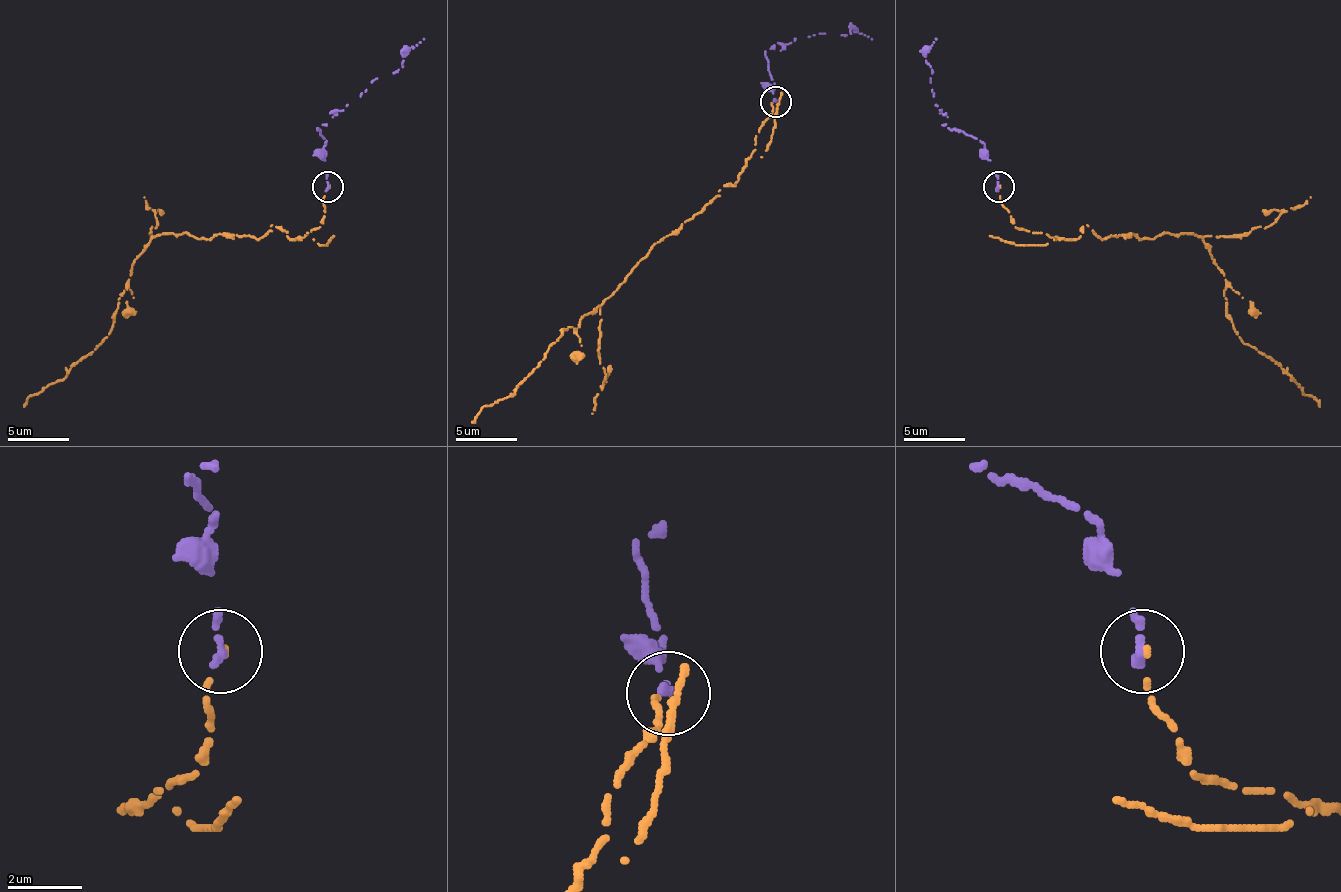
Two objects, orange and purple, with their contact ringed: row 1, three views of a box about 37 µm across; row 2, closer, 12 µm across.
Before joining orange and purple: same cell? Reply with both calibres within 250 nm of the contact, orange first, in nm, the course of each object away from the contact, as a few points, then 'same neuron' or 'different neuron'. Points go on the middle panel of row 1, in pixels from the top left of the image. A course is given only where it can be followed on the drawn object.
100 nm thick on the orange side, 280 nm on the other; orange runs (777, 104), (736, 181), (662, 236), (576, 329), (570, 326), (557, 338), (517, 391), (483, 406), (471, 422); purple runs (777, 100), (764, 51), (780, 51), (795, 39), (820, 33), (841, 36), (857, 29), (872, 39); different neuron

